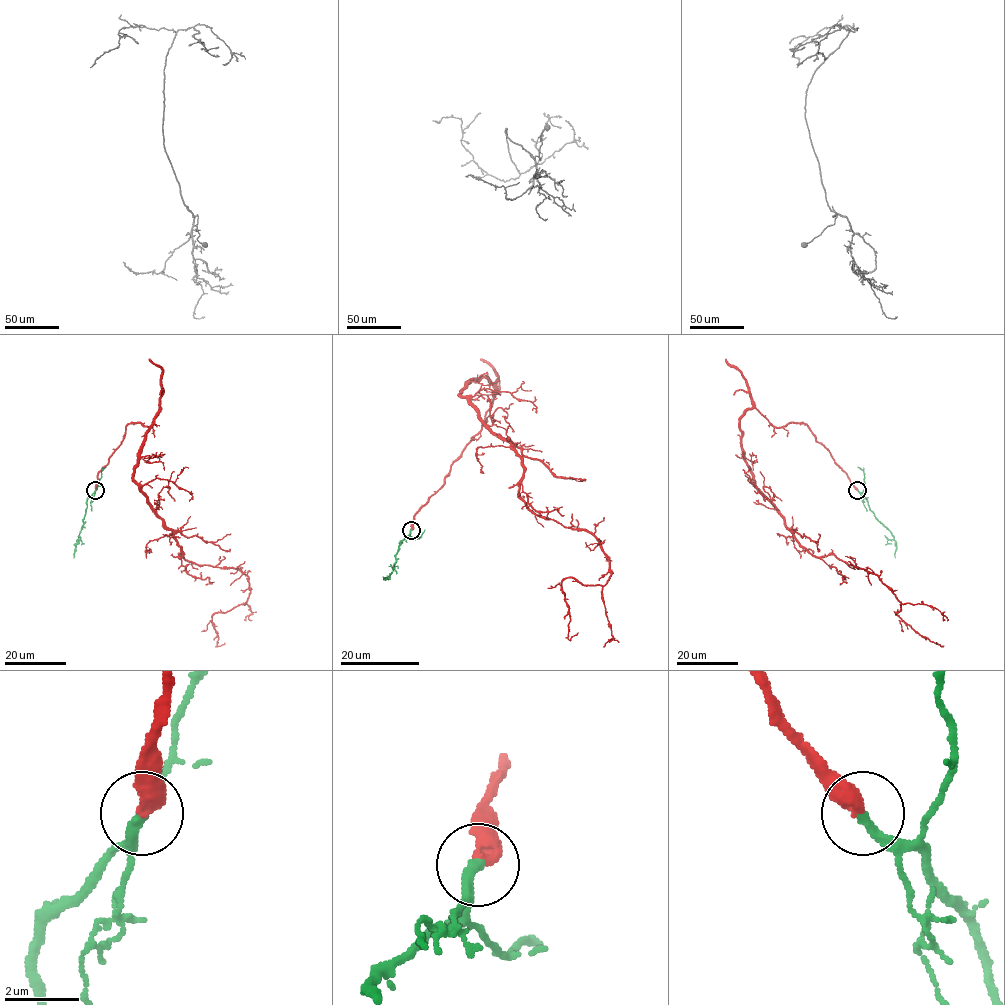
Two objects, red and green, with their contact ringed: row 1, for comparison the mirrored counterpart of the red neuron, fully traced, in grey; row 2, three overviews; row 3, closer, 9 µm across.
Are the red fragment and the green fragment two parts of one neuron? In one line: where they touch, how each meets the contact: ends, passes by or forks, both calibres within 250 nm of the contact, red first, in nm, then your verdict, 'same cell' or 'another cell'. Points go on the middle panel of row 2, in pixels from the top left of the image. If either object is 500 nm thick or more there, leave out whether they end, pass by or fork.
place (411, 530); red ends; green ends; calibres 360 and 280 nm; same cell

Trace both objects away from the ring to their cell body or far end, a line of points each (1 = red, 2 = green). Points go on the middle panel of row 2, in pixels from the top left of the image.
1: (411, 529), (486, 378), (460, 395), (520, 458), (520, 499), (608, 557), (603, 585), (562, 581), (577, 632)
2: (411, 529), (400, 542), (395, 568), (386, 579), (383, 577)

